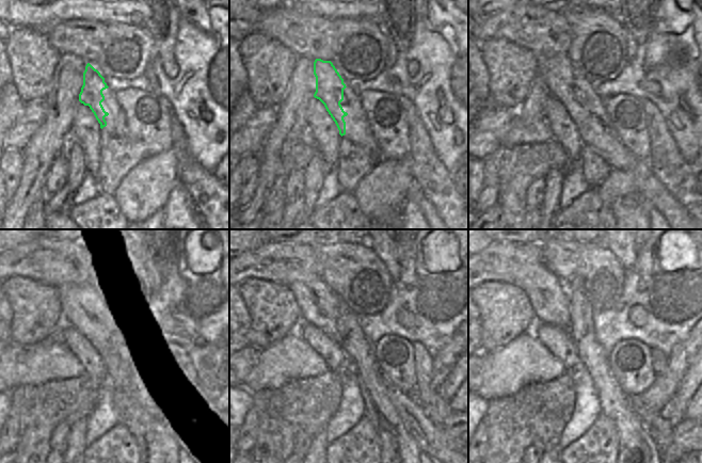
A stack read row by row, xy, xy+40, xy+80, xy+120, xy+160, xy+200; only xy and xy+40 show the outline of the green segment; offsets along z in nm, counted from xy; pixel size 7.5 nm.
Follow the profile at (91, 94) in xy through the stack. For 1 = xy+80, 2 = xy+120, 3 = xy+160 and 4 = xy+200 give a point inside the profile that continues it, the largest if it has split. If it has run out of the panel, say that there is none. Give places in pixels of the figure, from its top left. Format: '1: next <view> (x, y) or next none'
1: next xy+80 (564, 82)
2: next xy+120 (80, 309)
3: next xy+160 (319, 306)
4: next xy+200 (549, 301)

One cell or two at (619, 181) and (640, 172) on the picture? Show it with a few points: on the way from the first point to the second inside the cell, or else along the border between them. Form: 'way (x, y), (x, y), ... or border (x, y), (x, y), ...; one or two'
border (628, 172), (633, 177), (636, 188); two

